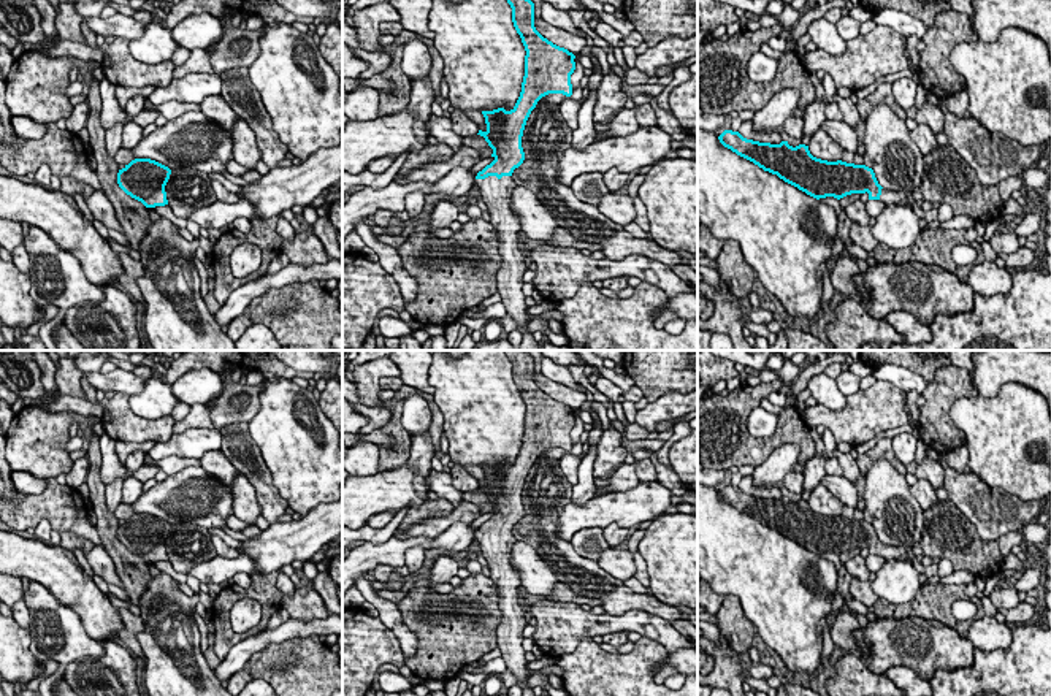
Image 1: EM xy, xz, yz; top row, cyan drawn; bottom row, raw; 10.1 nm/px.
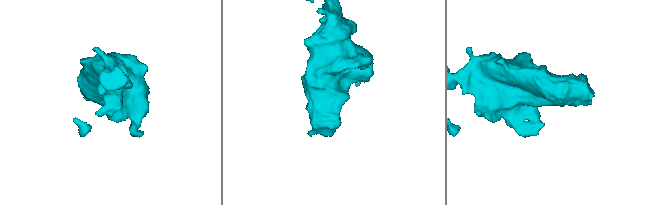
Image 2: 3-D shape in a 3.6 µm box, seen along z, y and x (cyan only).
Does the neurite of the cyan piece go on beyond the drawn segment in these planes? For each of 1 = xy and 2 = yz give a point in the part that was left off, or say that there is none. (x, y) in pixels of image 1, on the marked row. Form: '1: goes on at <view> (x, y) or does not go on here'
1: does not go on here
2: goes on at yz (888, 197)

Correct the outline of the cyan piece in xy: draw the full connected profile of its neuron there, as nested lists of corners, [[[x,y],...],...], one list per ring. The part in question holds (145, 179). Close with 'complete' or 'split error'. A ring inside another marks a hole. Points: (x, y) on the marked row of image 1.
[[[135,159],[117,173],[119,187],[146,208],[168,205],[165,185],[171,170],[151,159]]] | complete

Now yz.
[[[724,130],[718,140],[737,155],[753,162],[764,171],[777,174],[816,200],[826,197],[840,200],[851,193],[866,192],[869,200],[880,200],[886,206],[905,200],[905,192],[883,189],[872,168],[842,160],[827,162],[816,159],[805,144],[793,147],[788,141],[780,144],[759,143],[747,140],[732,130]]] | split error

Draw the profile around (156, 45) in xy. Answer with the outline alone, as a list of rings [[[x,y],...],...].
[[[160,21],[149,22],[144,33],[128,41],[132,55],[144,63],[160,63],[170,60],[173,52],[181,48],[171,36],[171,30]]]

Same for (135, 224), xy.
[[[90,78],[90,86],[86,89],[86,101],[89,105],[89,143],[92,147],[92,157],[97,162],[97,176],[106,193],[108,200],[113,203],[116,216],[124,228],[130,247],[139,252],[139,243],[147,235],[147,227],[151,225],[147,208],[127,195],[117,184],[119,165],[106,152],[105,133],[106,130],[100,125],[101,113],[101,97],[98,89],[100,81]]]

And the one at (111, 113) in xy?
[[[101,79],[98,84],[101,97],[100,125],[108,130],[114,124],[127,124],[128,117],[125,108],[122,108],[116,97],[116,86],[108,79]]]

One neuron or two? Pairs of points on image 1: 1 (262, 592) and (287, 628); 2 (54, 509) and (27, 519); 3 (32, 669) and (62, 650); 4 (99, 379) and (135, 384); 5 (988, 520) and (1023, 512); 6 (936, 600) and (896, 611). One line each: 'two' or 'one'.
1: two
2: one
3: two
4: one
5: one
6: one

